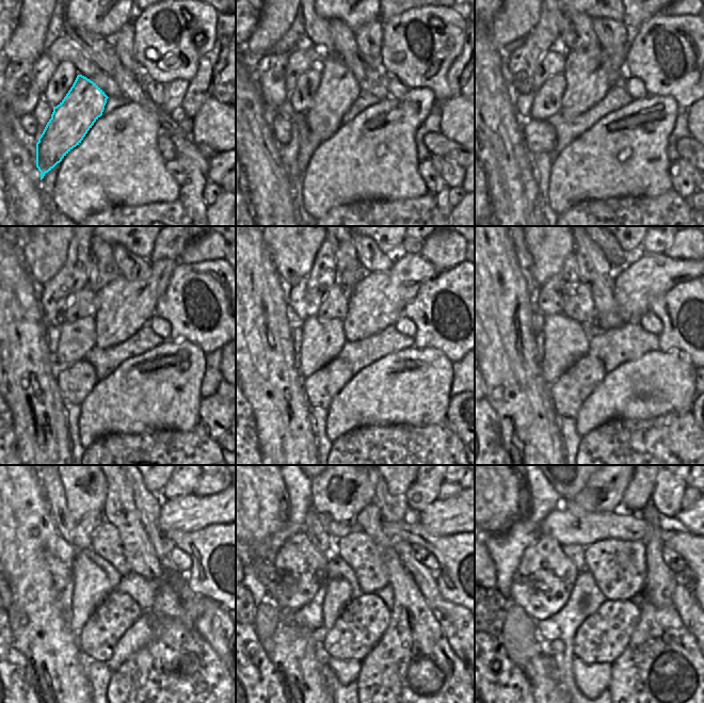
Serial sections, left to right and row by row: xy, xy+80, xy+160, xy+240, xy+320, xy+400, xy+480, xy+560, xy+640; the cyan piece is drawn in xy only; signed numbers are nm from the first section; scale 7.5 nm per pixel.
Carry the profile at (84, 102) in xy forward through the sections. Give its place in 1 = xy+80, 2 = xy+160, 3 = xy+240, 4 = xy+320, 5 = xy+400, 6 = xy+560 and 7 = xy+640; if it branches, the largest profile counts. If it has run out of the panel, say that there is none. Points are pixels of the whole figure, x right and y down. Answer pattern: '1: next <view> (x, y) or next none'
1: next xy+80 (338, 89)
2: next xy+160 (589, 75)
3: next xy+240 (122, 306)
4: next xy+320 (377, 302)
5: next xy+400 (637, 286)
6: next xy+560 (451, 516)
7: next xy+640 (691, 518)

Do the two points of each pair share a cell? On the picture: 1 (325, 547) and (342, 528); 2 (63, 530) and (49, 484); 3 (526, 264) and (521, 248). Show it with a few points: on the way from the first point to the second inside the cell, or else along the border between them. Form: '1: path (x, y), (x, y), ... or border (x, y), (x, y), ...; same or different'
1: border (320, 516), (322, 527), (336, 540); different
2: path (59, 518), (56, 496); same
3: path (525, 259), (522, 252); same

